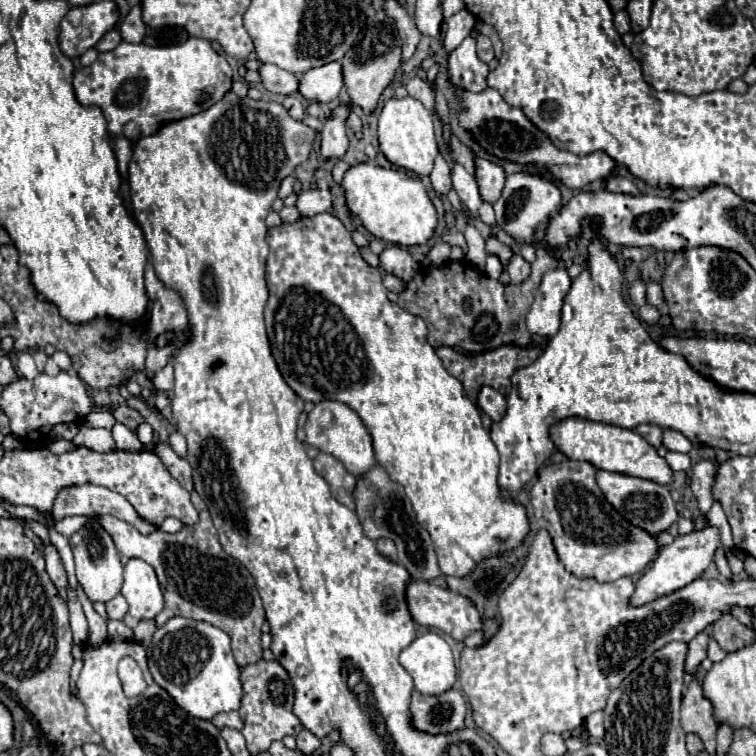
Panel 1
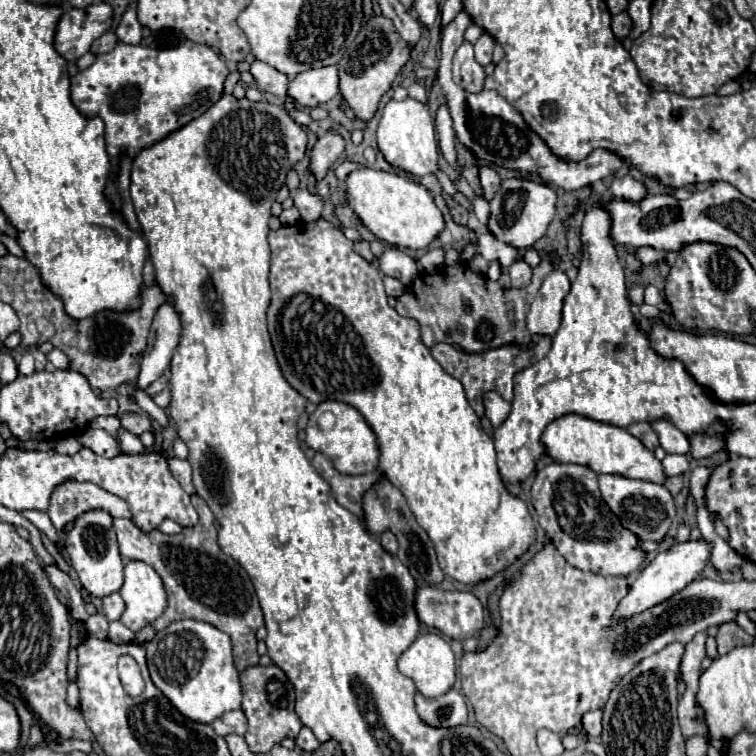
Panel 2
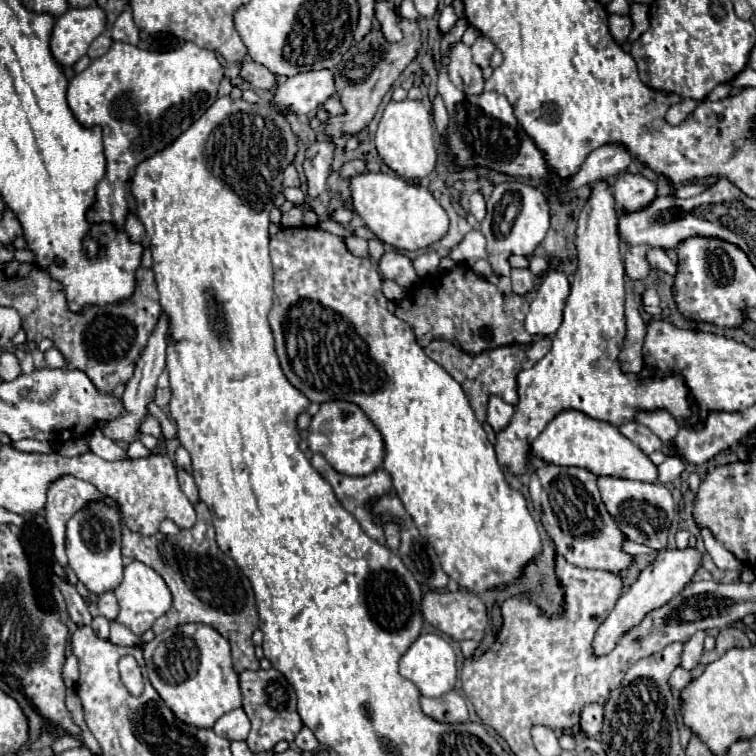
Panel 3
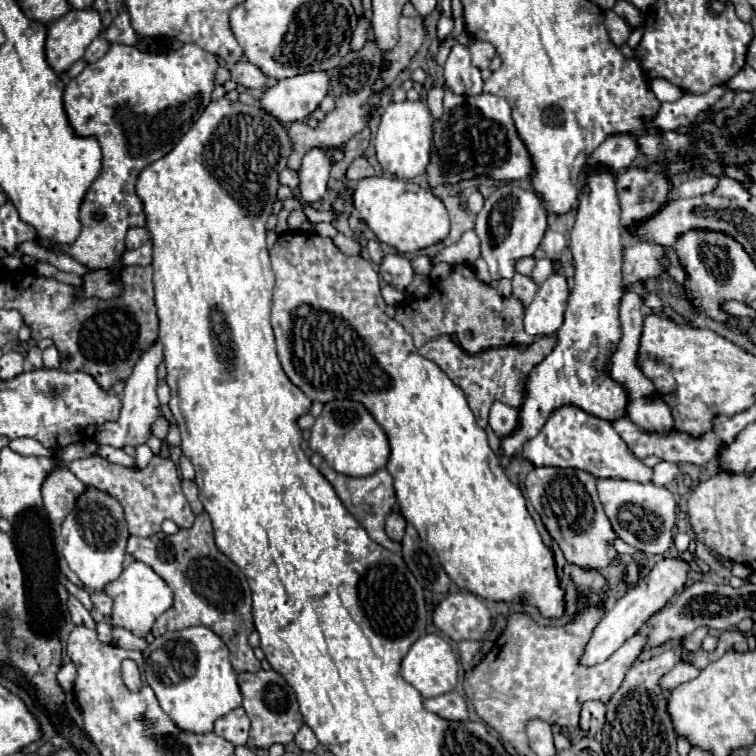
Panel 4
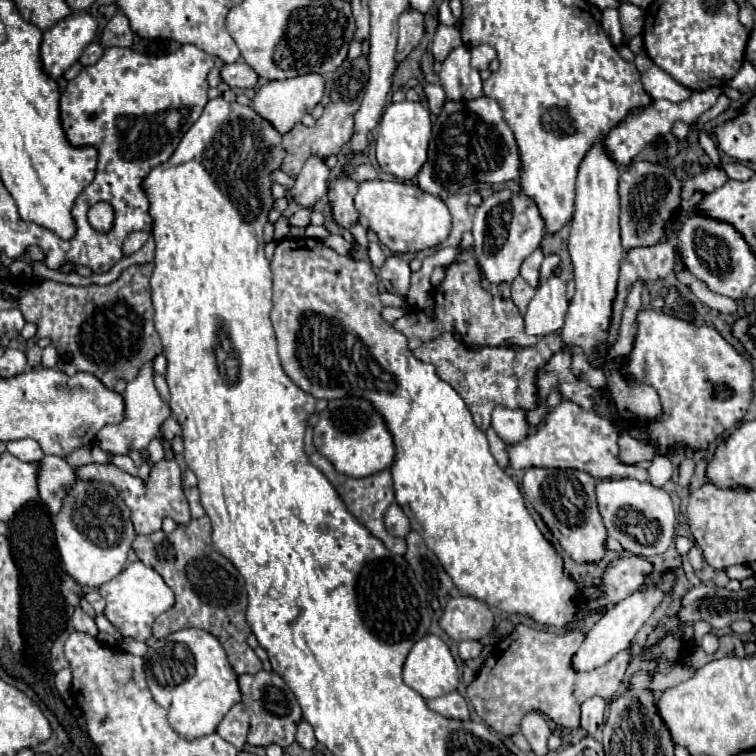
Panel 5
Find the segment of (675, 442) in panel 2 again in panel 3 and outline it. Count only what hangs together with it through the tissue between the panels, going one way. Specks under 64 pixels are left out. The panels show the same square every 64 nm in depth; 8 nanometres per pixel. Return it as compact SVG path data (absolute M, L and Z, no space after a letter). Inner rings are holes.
M648 410L648 412L640 412L634 418L636 422L648 426L658 438L662 438L664 442L672 440L678 432L678 422L676 418L672 418L672 414L668 410Z

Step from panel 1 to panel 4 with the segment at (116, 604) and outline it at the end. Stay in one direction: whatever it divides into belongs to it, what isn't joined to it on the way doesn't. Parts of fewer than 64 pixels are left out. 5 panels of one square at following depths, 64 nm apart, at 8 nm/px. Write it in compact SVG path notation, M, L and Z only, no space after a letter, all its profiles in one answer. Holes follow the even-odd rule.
M92 592L92 594L90 594L90 600L92 600L94 608L96 608L100 614L104 614L106 618L110 616L110 612L112 612L112 600L110 600L104 592Z

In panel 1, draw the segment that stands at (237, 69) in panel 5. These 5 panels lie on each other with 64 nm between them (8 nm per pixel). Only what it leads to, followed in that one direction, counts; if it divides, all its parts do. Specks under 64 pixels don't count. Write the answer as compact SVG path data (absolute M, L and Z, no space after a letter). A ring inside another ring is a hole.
M262 64L258 68L258 74L262 78L262 86L268 92L288 96L288 94L294 94L298 90L298 76L294 76L292 72L282 70L274 64Z

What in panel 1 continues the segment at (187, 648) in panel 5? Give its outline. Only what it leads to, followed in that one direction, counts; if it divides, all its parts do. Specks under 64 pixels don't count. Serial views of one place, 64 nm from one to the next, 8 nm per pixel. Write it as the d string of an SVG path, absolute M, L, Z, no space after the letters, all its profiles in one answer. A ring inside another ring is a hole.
M170 618L154 632L148 646L148 668L158 686L168 690L174 702L194 718L212 720L220 712L240 708L240 668L230 650L230 638L220 628L192 618Z

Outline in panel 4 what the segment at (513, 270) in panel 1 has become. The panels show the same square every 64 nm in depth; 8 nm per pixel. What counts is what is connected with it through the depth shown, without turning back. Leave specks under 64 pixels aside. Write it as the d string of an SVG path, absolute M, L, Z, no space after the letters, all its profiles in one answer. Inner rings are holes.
M514 274L512 278L512 294L522 302L522 306L528 306L536 294L538 286L534 284L532 278L522 276L522 274Z

